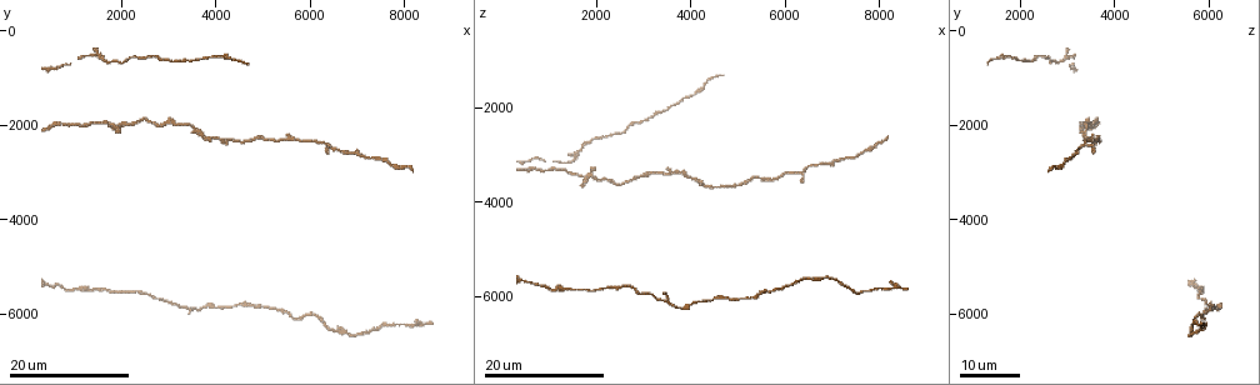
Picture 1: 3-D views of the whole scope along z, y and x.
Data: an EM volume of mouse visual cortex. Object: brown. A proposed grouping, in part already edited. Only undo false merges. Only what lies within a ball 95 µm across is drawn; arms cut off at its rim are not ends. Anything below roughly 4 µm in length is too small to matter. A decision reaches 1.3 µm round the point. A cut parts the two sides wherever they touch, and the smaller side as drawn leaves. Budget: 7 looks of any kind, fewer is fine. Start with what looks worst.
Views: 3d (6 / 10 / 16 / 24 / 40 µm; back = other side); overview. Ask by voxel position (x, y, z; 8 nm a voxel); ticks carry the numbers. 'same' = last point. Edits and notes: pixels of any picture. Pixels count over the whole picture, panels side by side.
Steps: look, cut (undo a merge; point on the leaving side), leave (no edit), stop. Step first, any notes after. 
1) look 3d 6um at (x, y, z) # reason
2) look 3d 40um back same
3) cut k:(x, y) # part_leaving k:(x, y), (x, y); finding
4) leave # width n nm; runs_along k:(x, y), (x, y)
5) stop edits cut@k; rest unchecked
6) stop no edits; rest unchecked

look 3d 16um at (6850, 6400, 5650) # sudden change in width

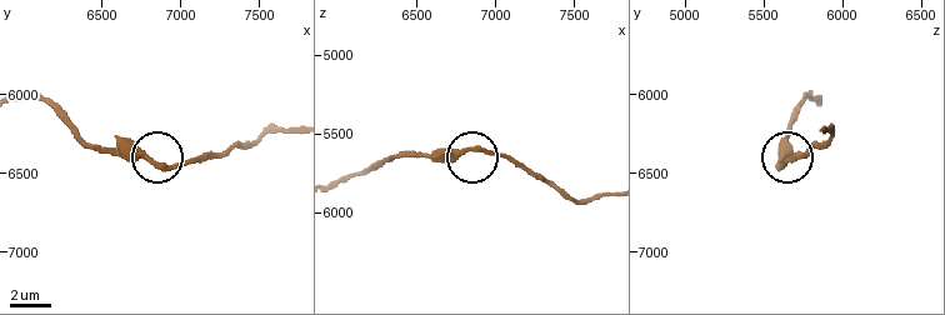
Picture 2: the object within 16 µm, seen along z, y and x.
look 3d 6um at (6780, 6400, 5620) # zoom in

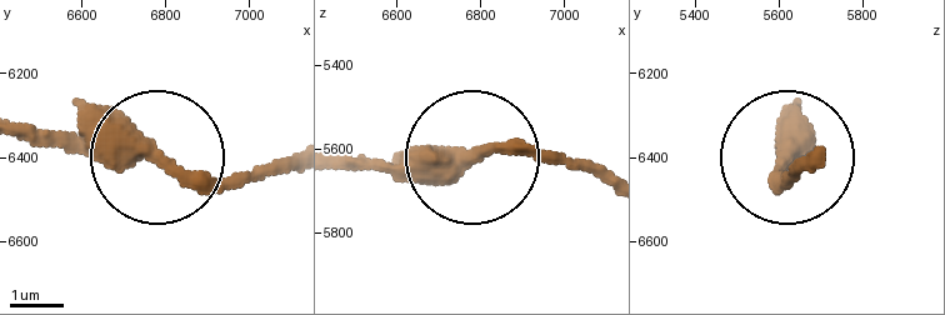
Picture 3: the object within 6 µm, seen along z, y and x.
leave # runs_along 3:(23, 123), (211, 176), (286, 176); continuous, no second neuron

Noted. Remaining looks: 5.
look 3d 24um at (4300, 2300, 3700) # thick turns thin

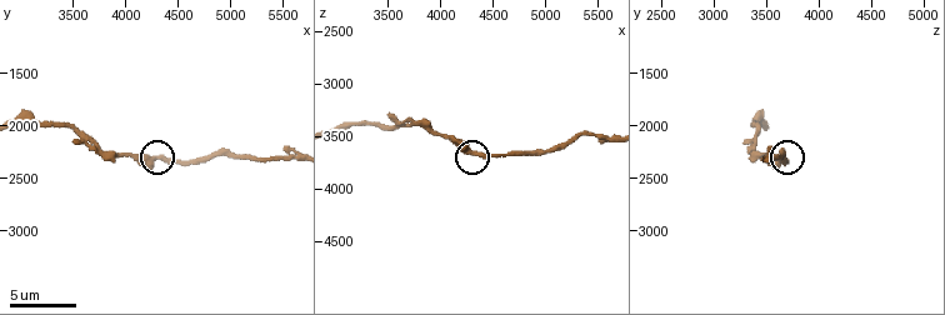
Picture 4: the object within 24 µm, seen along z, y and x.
look 3d 6um at (4340, 2300, 3640) # zoom in

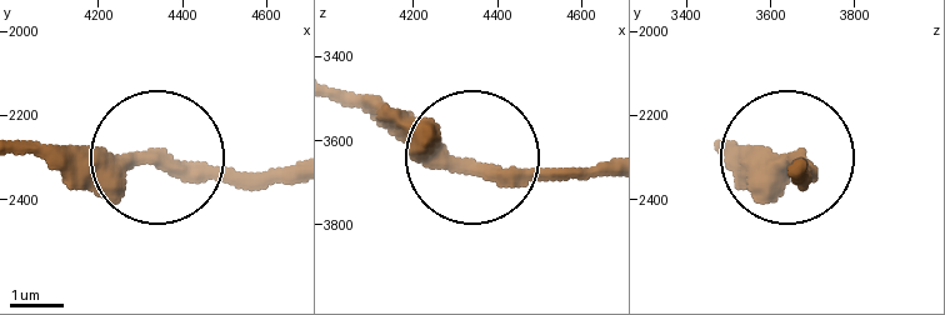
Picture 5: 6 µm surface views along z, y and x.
leave # runs_along 5:(341, 90), (381, 99), (475, 166), (596, 175); all the same neuron

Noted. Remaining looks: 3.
look 3d 24um at (400, 2050, 3350) # calibre changes

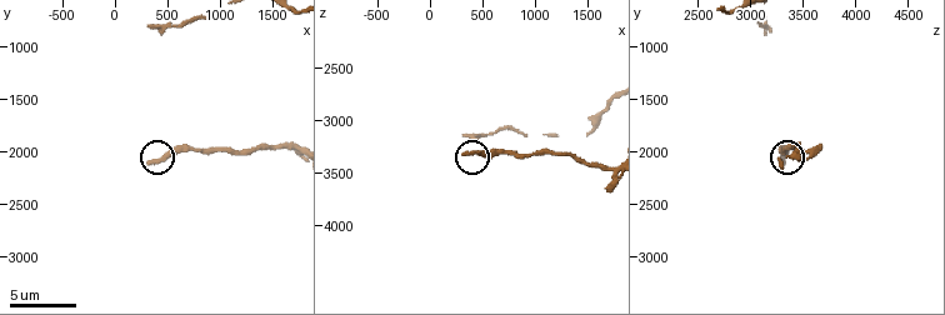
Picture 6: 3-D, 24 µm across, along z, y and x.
look 3d 10um at (380, 2100, 3320)

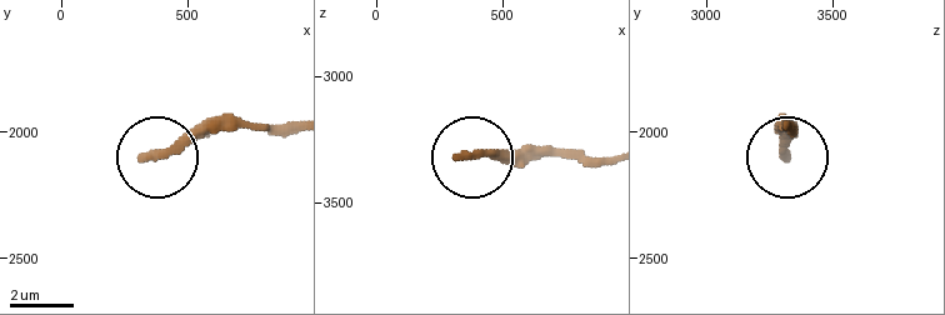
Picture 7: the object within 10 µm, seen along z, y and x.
look 3d 10um back at (380, 2080, 3300) # other side

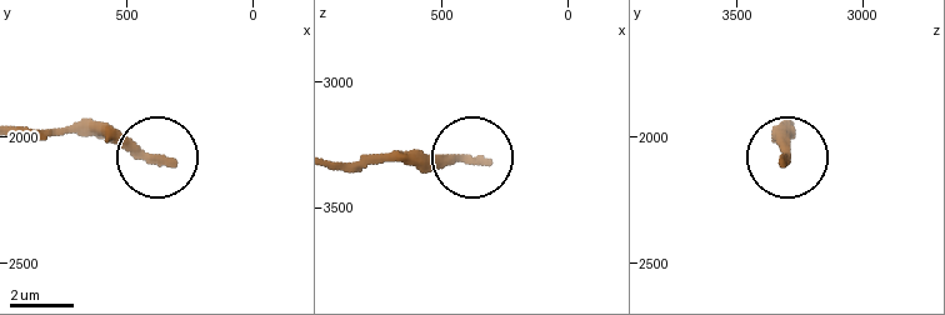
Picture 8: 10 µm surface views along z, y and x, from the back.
leave # all the same neuron

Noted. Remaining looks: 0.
stop no edits; rest unchecked

